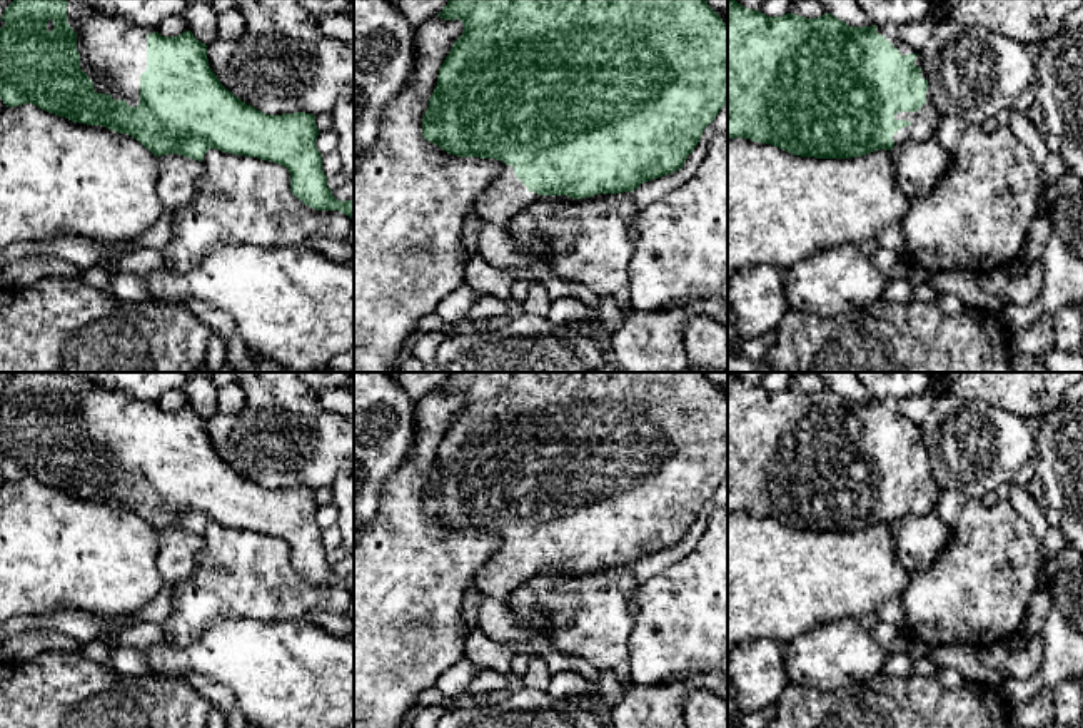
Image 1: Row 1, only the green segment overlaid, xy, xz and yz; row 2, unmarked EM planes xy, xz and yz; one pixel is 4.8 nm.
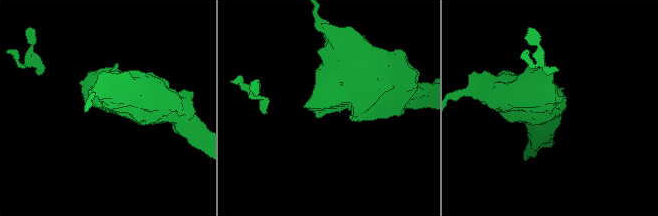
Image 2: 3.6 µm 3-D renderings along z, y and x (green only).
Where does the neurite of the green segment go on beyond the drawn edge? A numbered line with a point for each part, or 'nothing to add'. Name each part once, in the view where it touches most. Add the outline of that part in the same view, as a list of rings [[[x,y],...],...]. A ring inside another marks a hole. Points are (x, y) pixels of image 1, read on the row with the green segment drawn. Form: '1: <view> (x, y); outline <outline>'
1: xy (112, 50); outline [[[67,5],[67,23],[77,33],[80,68],[97,94],[140,104],[140,75],[147,70],[147,35],[155,28],[88,5]]]

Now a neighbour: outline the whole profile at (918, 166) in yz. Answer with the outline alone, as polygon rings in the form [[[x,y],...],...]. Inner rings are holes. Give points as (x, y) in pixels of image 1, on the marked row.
[[[933,139],[894,145],[889,154],[896,185],[909,199],[928,195],[951,167],[951,155]]]

